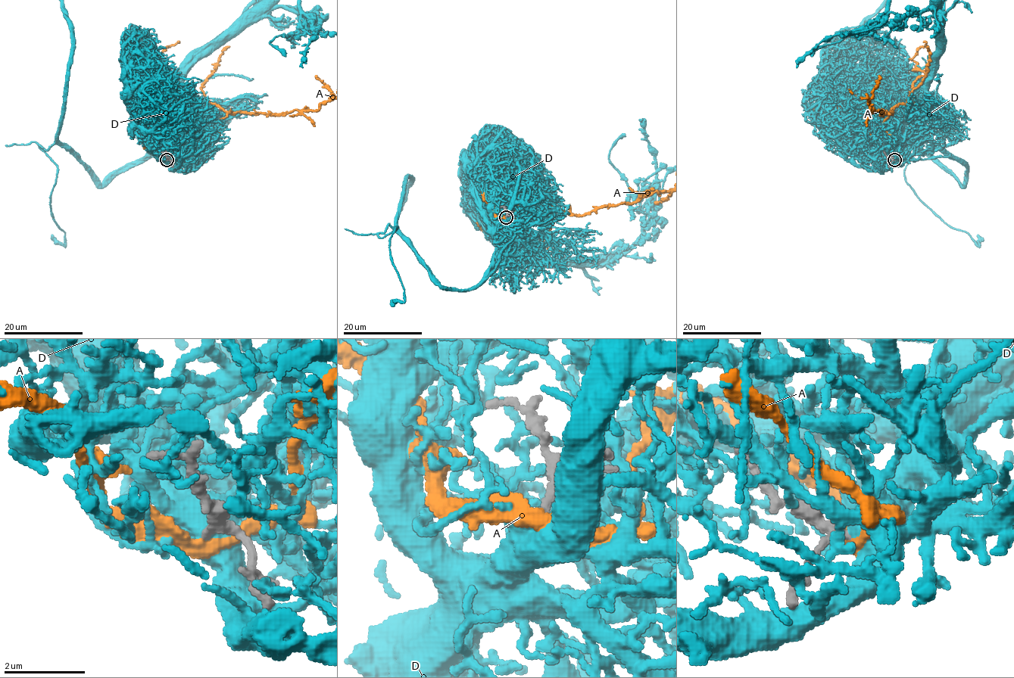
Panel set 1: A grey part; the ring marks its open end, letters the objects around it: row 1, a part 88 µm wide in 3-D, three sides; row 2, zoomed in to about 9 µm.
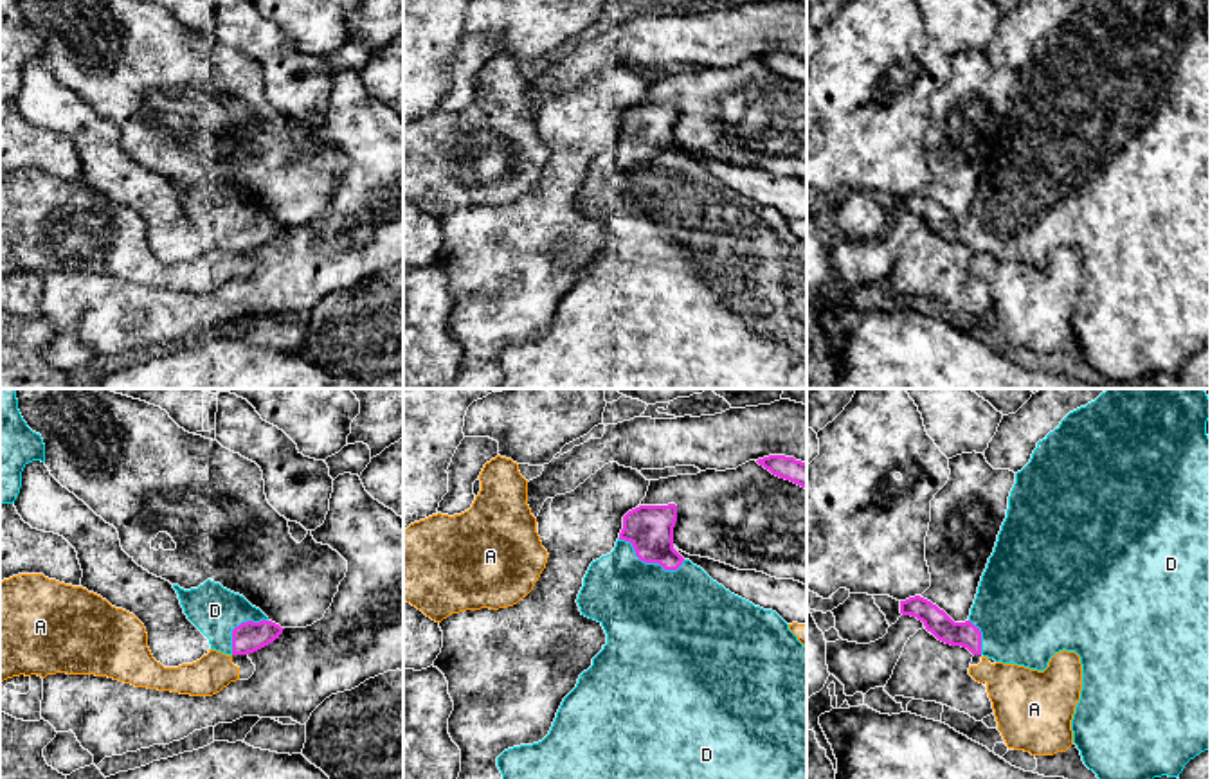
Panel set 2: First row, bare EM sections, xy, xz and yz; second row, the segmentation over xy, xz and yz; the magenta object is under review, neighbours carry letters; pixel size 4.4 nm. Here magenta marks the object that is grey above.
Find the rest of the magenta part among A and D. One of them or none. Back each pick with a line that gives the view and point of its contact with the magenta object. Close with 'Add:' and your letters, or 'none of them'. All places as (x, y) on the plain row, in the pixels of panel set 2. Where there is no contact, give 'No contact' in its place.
D: Touches magenta at xz (649, 159)
Add: D

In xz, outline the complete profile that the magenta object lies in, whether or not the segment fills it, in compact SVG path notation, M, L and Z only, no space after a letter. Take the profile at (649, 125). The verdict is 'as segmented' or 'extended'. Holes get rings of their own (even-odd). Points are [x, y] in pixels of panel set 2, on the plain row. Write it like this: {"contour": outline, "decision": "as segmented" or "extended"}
{"contour": "M639 103L623 113L623 126L610 151L592 158L578 191L582 212L598 218L607 241L592 263L564 295L549 331L533 342L504 347L497 354L502 371L499 389L807 389L807 245L772 207L731 191L700 164L673 146L677 103Z", "decision": "extended"}

